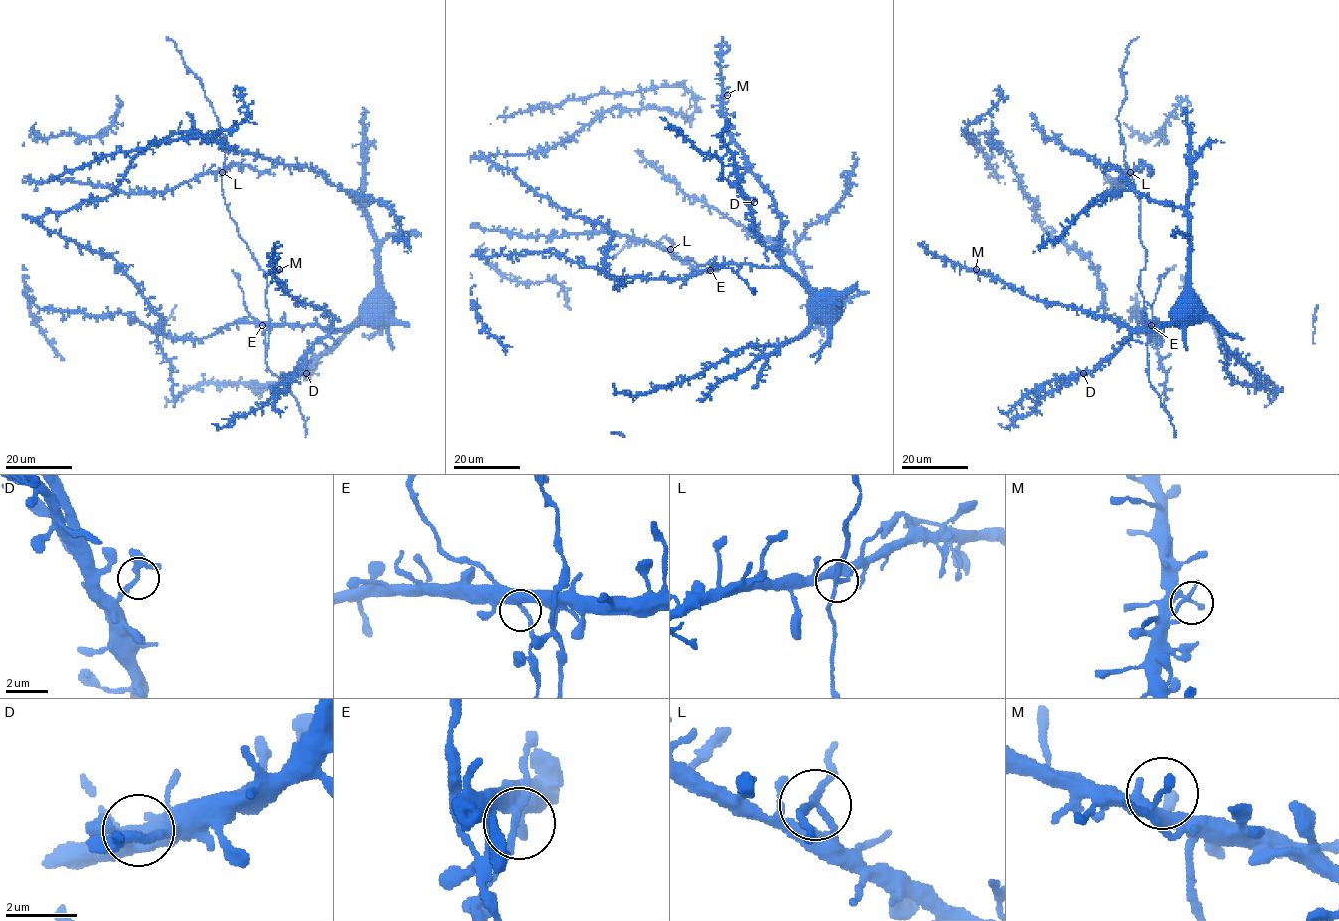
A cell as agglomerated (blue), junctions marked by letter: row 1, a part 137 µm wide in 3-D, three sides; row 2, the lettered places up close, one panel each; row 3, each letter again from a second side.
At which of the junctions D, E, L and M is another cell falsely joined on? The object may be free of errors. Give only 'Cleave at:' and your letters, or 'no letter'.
Cleave at: L

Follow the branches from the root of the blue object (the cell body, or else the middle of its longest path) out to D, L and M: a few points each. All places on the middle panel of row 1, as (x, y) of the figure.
D: (817, 297), (754, 231), (750, 206), (754, 202)
L: (817, 297), (781, 267), (716, 264), (713, 261), (714, 257), (698, 266), (689, 259), (673, 260), (670, 250)
M: (817, 297), (781, 259), (780, 214), (771, 193), (750, 170), (746, 155), (729, 130), (722, 110), (727, 95)

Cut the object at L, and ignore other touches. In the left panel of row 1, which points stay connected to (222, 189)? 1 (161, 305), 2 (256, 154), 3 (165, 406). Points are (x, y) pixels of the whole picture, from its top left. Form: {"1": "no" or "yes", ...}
{"1": "no", "2": "yes", "3": "yes"}

